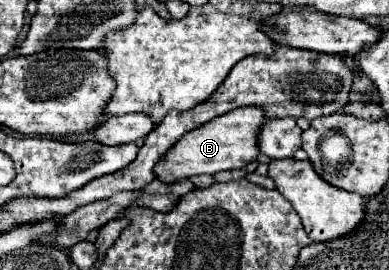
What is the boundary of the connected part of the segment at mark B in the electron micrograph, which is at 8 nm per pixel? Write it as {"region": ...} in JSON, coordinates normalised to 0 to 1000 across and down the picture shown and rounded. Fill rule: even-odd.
{"region":[[[663,393],[643,400],[607,400],[596,415],[581,415],[524,467],[483,489],[458,519],[458,533],[416,585],[416,600],[396,622],[401,652],[416,674],[452,674],[483,652],[509,652],[509,644],[555,644],[571,630],[607,630],[627,622],[632,607],[653,600],[658,578],[668,570],[663,541],[663,504],[674,452],[684,444],[684,422]]]}

